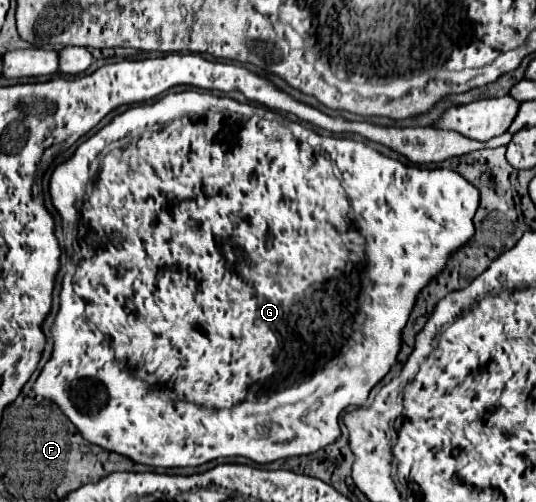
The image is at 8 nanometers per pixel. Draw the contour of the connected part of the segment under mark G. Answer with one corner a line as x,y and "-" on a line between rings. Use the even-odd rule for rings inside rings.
205,91
167,93
165,97
161,97
161,99
157,99
153,103
135,105
135,107
129,107
127,111
115,115
103,129
99,129
95,135
91,135
87,141
83,141
67,161
59,163
55,167
55,171
51,175
51,181
49,181
49,193
51,193
51,203
53,203
53,195
71,195
71,201
69,201
71,203
71,211
69,211
69,215
71,213
75,215
73,219
77,223
77,231
75,229
65,229
65,219
67,219
67,211
65,211
65,217
61,215
61,227
63,227
65,251
67,251
67,257
69,257
71,262
66,264
67,272
63,278
60,292
60,308
53,325
51,325
51,335
53,335
53,341
55,341
53,343
53,353
51,353
49,361
45,363
45,367
41,369
39,377
35,379
33,391
37,395
41,395
43,399
49,399
51,403
57,403
57,407
61,407
61,411
69,417
69,421
81,431
83,439
87,439
89,443
95,443
95,445
99,445
99,447
103,447
107,451
121,453
121,455
133,459
135,463
143,463
143,465
151,465
151,467
197,467
201,463
207,463
207,461
213,461
213,459
219,459
219,457
247,457
247,459
251,459
255,463
271,463
271,461
285,459
285,457
309,455
309,453
315,453
315,451
319,451
321,447
325,447
329,443
335,443
339,439
339,435
341,435
339,415
343,411
347,411
347,409
363,407
363,403
369,397
369,391
387,375
387,371
395,363
397,351
401,349
401,331
405,329
405,323
407,323
407,319
409,319
409,315
413,311
413,303
415,303
419,291
425,287
425,283
433,281
433,275
439,275
445,269
445,263
449,263
449,255
453,255
453,251
457,251
457,247
463,247
473,237
473,231
475,231
473,215
475,215
477,205
479,205
479,191
469,181
465,181
459,173
455,173
451,169
445,169
445,167
425,169
425,167
417,167
417,165
405,165
405,163
401,163
397,159
381,155
379,151
375,151
373,147
369,147
369,145
365,145
361,141
355,141
355,139
349,139
349,137
319,135
317,131
307,129
301,123
289,121
287,117
279,115
273,109
261,107
261,111
259,111
257,105
239,103
239,101
231,99
231,97
217,97
217,95
211,95
211,93
205,93
-
335,171
341,175
341,181
335,177
-
125,301
127,301
125,309
129,309
129,325
127,327
125,327
125,313
121,311

